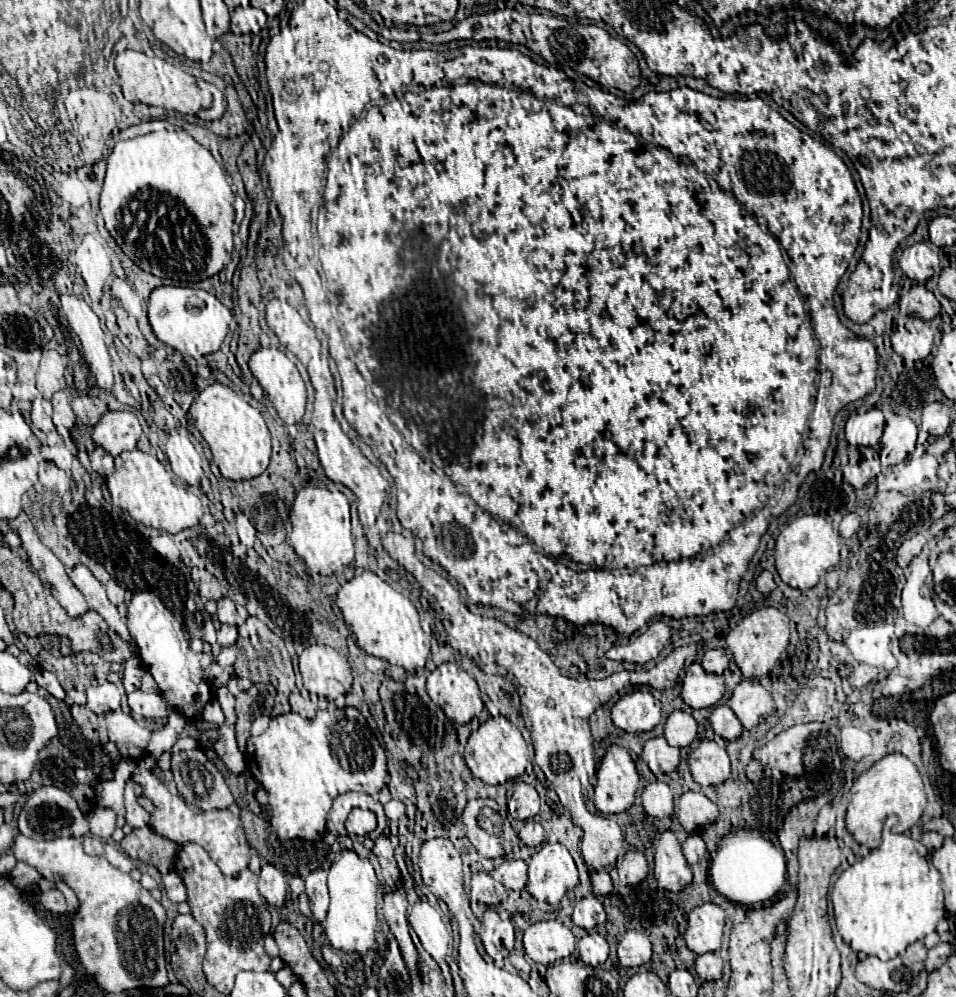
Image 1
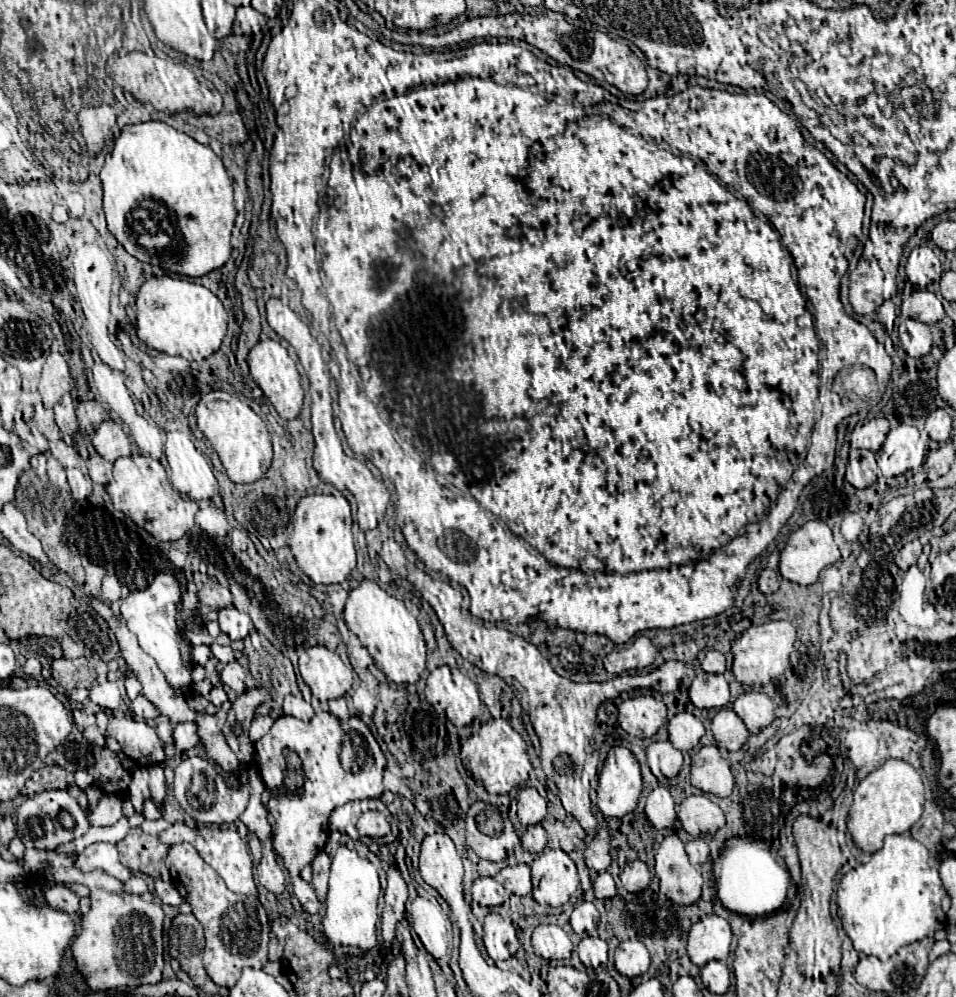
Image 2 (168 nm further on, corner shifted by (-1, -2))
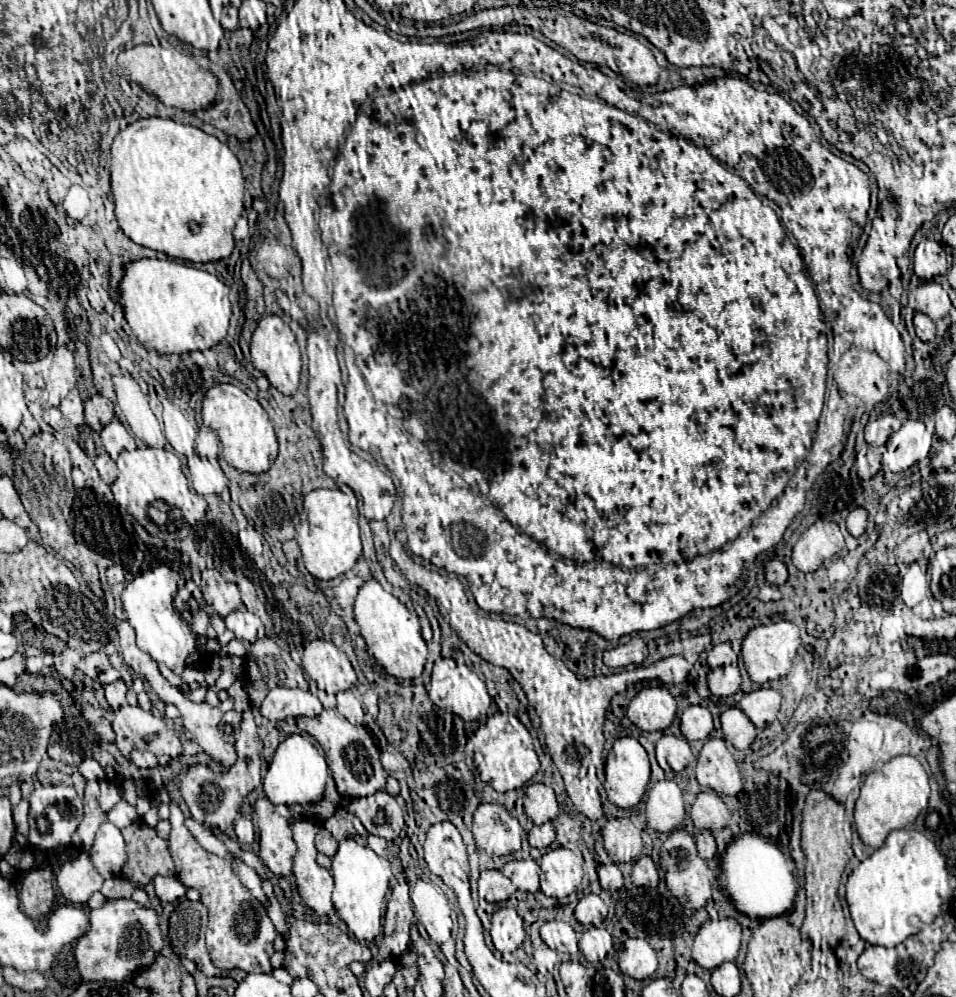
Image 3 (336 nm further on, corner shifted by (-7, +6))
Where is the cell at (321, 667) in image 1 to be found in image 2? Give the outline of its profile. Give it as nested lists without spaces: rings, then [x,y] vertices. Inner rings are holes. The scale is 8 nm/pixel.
[[[324,646],[306,648],[300,654],[298,670],[320,704],[344,696],[352,686],[352,670],[336,652]]]

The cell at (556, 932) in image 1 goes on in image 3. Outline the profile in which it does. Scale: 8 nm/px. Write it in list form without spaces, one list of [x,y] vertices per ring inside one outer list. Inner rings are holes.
[[[560,920],[546,922],[540,928],[540,936],[556,952],[566,952],[566,954],[576,954],[578,952],[576,932],[566,922],[560,922]]]

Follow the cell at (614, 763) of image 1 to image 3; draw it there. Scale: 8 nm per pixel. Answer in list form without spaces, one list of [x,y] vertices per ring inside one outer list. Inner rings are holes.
[[[618,738],[606,758],[606,794],[620,808],[636,806],[650,780],[646,750],[634,738]]]

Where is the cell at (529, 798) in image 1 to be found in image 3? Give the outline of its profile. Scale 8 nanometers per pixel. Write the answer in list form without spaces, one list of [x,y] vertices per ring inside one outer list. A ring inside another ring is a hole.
[[[530,784],[524,795],[524,812],[534,824],[544,824],[556,818],[558,802],[554,790],[544,784]]]

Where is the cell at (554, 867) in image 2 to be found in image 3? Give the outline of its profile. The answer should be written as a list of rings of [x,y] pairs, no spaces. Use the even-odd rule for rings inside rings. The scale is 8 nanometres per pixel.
[[[556,848],[542,854],[540,868],[540,890],[552,898],[570,896],[580,886],[584,876],[580,856],[568,848]]]

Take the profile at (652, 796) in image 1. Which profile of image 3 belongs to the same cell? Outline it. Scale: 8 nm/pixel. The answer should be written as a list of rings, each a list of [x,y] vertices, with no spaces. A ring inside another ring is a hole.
[[[674,780],[656,782],[646,800],[646,818],[648,826],[658,832],[670,832],[678,828],[684,820],[684,804],[682,790]]]

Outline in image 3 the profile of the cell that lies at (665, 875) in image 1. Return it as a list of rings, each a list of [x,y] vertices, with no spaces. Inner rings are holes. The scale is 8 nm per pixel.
[[[684,830],[670,832],[668,840],[662,844],[660,858],[666,864],[666,886],[672,892],[672,896],[676,896],[680,900],[680,904],[686,908],[694,908],[694,910],[702,908],[712,894],[712,886],[710,886],[710,878],[708,878],[708,874],[710,874],[708,864],[706,864],[706,860],[702,860],[698,856],[694,838]]]

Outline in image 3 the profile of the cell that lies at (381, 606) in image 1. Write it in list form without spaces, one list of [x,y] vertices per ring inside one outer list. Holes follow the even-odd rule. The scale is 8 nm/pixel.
[[[374,578],[364,582],[354,602],[354,618],[366,640],[366,650],[394,678],[418,678],[424,670],[428,648],[420,634],[416,612],[408,610],[396,596],[386,592]]]

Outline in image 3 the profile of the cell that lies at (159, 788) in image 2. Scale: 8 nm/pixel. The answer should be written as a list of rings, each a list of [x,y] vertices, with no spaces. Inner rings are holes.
[[[158,788],[156,800],[170,806],[170,822],[172,832],[168,838],[168,846],[176,864],[176,876],[186,888],[196,888],[200,892],[200,902],[208,906],[208,930],[206,930],[206,946],[210,958],[216,968],[232,970],[240,968],[244,972],[270,972],[270,956],[274,954],[272,942],[276,938],[276,930],[272,920],[266,914],[262,902],[252,898],[252,894],[240,884],[228,860],[206,852],[184,826],[184,814],[174,804],[166,792],[166,788]]]

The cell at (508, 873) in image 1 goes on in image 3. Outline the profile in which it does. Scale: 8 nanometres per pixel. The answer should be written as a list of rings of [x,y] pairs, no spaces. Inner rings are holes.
[[[512,860],[506,862],[502,868],[502,874],[512,880],[512,884],[518,890],[524,892],[536,892],[540,888],[540,866],[534,860]]]

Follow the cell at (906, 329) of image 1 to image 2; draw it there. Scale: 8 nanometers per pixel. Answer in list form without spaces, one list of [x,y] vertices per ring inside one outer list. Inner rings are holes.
[[[906,320],[900,326],[900,342],[902,342],[902,348],[908,352],[908,356],[920,358],[920,356],[928,354],[932,348],[930,328],[922,322]]]

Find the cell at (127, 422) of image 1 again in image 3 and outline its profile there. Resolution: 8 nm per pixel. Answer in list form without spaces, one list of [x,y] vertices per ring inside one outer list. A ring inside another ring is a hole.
[[[114,418],[108,426],[102,428],[100,442],[112,460],[118,460],[118,454],[122,450],[134,450],[136,448],[132,434],[124,428],[124,424],[118,418]]]

